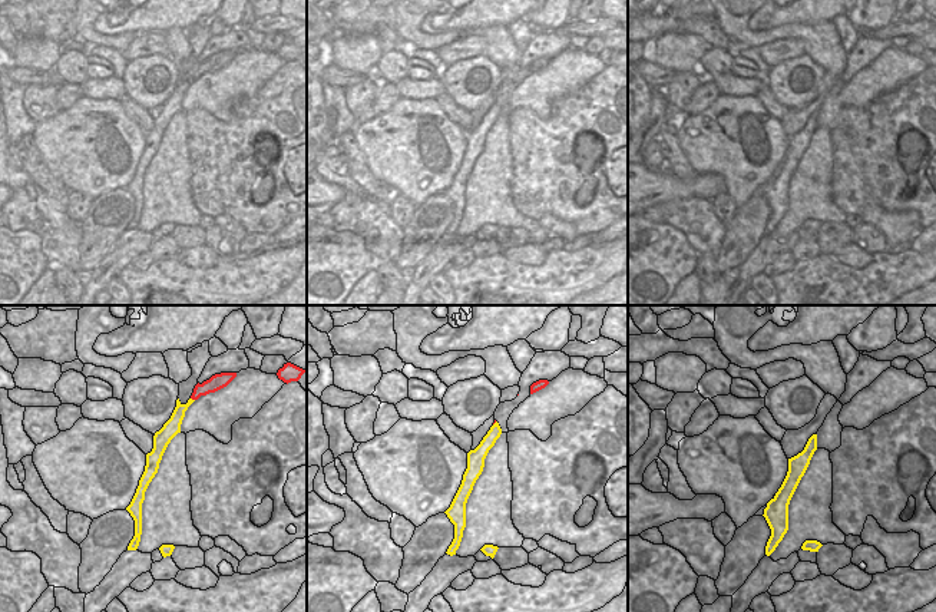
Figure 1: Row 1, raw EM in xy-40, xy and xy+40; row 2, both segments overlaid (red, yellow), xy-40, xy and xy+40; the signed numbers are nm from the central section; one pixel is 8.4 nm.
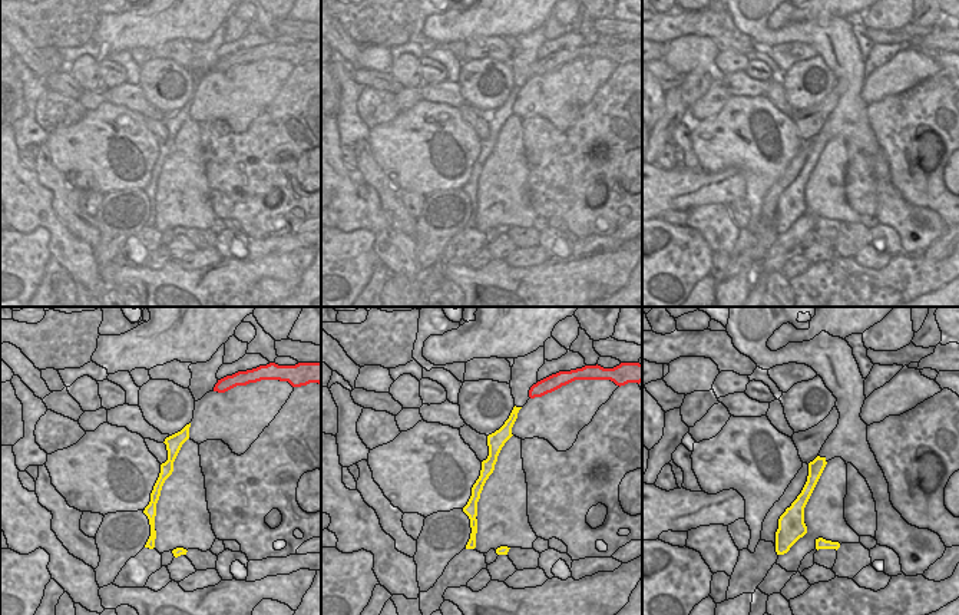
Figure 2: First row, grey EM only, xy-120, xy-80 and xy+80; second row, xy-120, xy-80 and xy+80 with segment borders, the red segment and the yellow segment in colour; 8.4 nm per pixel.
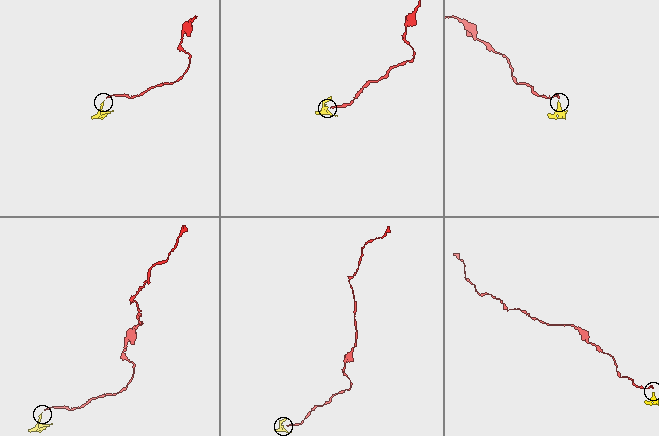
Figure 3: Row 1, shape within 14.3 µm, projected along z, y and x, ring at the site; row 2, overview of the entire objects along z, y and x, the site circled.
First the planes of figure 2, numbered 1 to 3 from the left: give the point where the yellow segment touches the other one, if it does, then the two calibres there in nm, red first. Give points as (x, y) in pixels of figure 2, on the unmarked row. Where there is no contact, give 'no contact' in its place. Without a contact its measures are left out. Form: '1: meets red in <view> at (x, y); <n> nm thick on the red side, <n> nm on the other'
1: no contact
2: no contact
3: no contact

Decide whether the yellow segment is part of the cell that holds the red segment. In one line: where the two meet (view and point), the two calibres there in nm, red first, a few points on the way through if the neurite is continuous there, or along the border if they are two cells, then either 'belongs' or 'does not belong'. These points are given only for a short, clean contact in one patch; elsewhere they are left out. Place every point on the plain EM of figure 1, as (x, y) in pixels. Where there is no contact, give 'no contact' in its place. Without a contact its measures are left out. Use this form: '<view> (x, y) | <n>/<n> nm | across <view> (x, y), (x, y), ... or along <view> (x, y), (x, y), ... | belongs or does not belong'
xy-40 (192, 78) | 130/110 nm | does not belong

